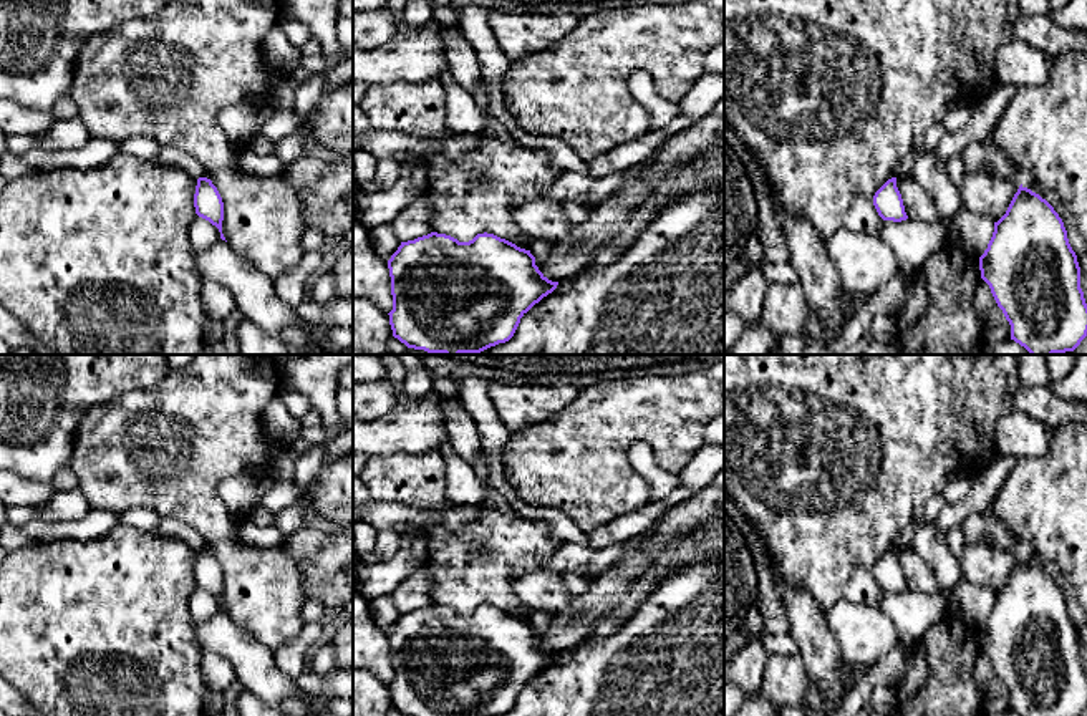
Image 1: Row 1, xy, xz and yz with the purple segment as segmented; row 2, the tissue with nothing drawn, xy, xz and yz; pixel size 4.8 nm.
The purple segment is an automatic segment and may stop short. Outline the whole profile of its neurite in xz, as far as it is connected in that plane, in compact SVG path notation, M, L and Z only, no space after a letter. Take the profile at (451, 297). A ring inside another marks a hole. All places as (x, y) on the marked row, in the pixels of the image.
M437 232L401 242L388 268L393 336L408 348L444 355L479 355L509 341L520 318L558 285L539 270L530 250L487 232L469 242Z

